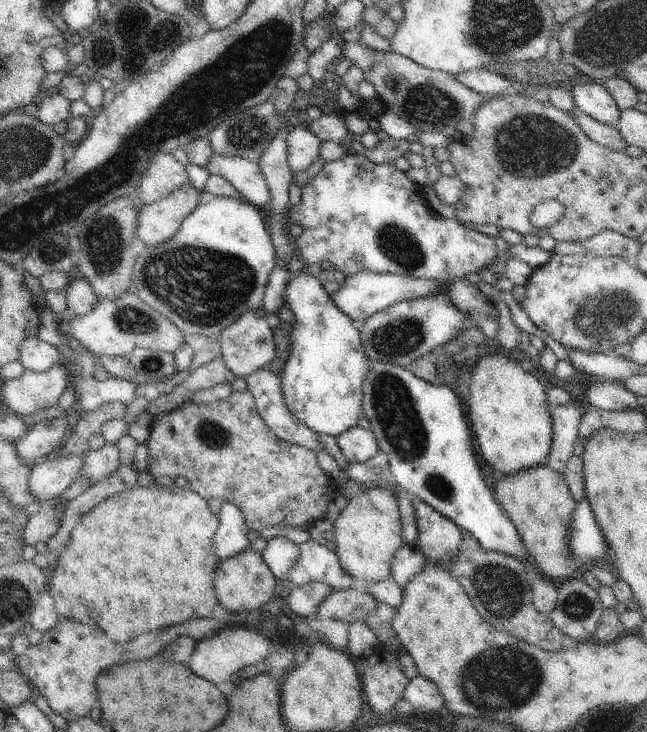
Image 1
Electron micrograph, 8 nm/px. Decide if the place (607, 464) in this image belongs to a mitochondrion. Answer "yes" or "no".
no

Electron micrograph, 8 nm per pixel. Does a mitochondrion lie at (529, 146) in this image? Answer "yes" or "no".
yes

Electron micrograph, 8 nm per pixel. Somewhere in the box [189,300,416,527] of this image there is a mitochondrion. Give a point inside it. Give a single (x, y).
(215, 436)

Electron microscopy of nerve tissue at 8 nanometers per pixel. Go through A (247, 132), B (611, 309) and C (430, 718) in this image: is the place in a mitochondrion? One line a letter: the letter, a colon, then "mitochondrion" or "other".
A: mitochondrion
B: mitochondrion
C: other

